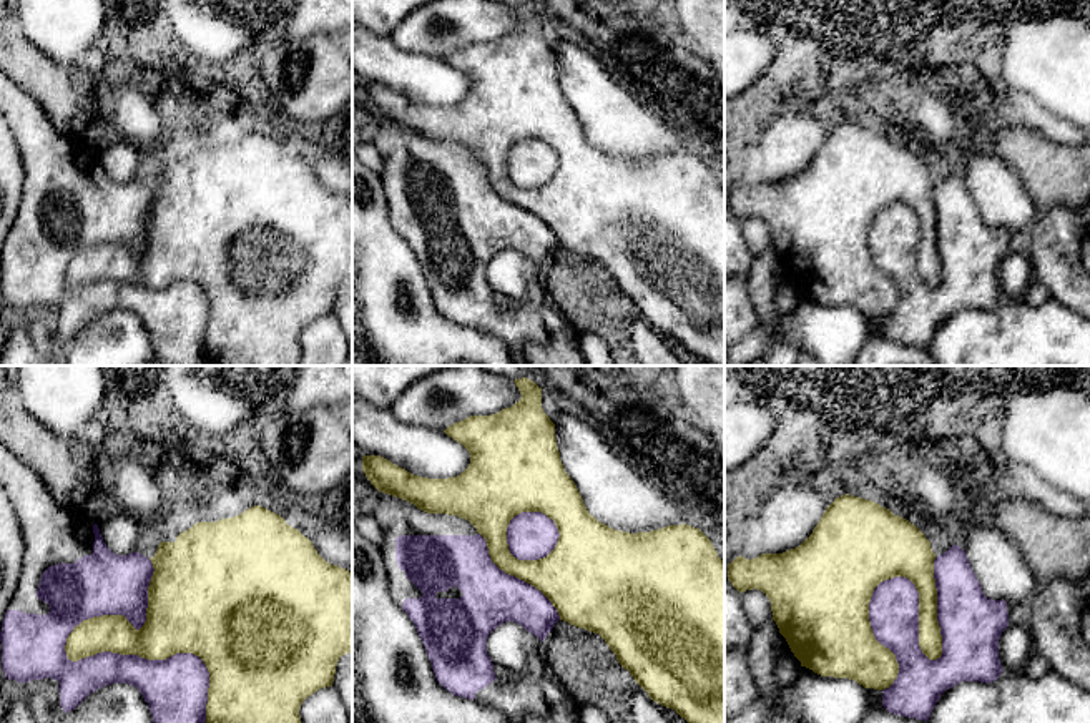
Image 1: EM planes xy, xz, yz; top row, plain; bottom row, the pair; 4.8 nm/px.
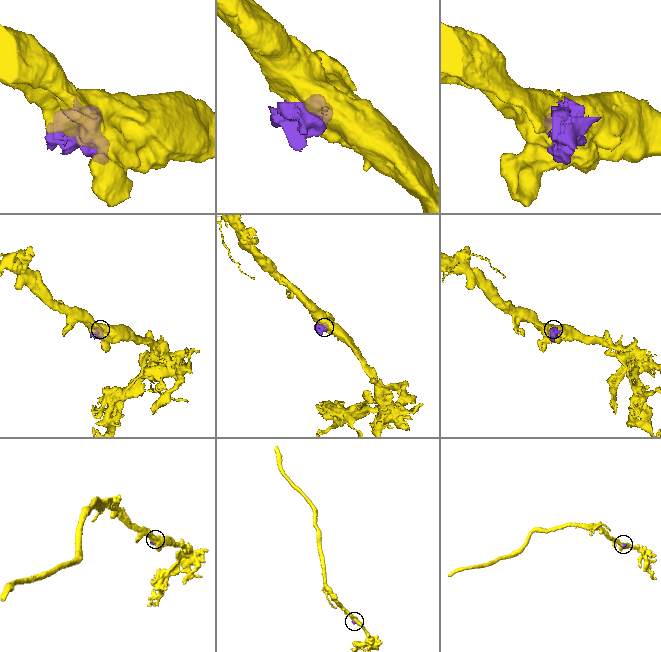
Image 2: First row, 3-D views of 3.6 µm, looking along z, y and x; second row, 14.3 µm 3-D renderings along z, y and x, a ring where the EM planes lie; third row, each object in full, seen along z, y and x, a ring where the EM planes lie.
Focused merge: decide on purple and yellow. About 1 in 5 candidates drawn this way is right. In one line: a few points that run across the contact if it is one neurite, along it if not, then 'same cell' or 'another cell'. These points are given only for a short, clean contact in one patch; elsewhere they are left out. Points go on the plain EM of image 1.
another cell

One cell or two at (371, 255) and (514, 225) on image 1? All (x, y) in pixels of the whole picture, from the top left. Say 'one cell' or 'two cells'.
two cells

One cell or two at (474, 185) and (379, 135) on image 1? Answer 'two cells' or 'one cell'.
one cell

